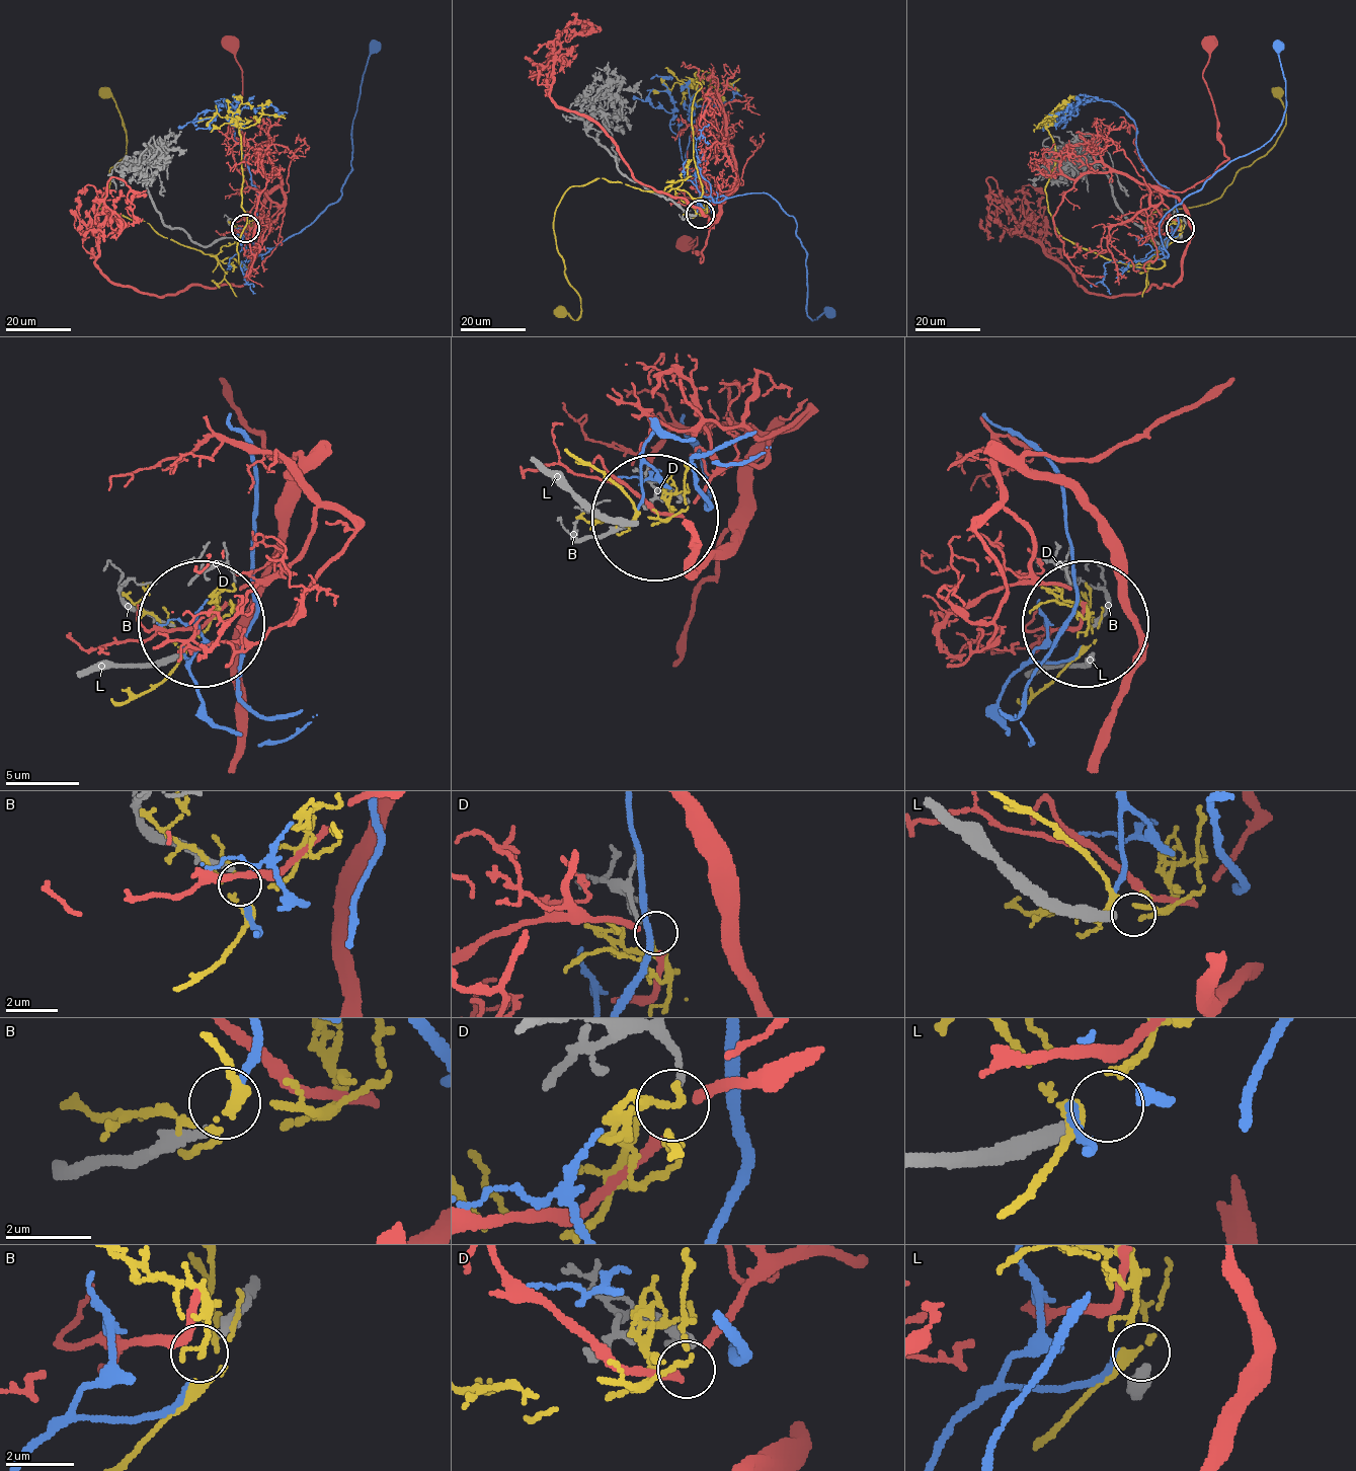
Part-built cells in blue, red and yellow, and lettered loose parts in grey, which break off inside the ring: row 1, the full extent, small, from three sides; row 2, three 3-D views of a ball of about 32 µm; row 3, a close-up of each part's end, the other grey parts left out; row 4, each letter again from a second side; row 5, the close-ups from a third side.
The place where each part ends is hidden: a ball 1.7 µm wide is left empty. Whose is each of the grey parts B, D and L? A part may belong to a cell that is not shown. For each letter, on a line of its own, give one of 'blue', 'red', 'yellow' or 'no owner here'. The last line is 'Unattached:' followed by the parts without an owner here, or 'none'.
B: blue
D: red
L: no owner here
Unattached: L

